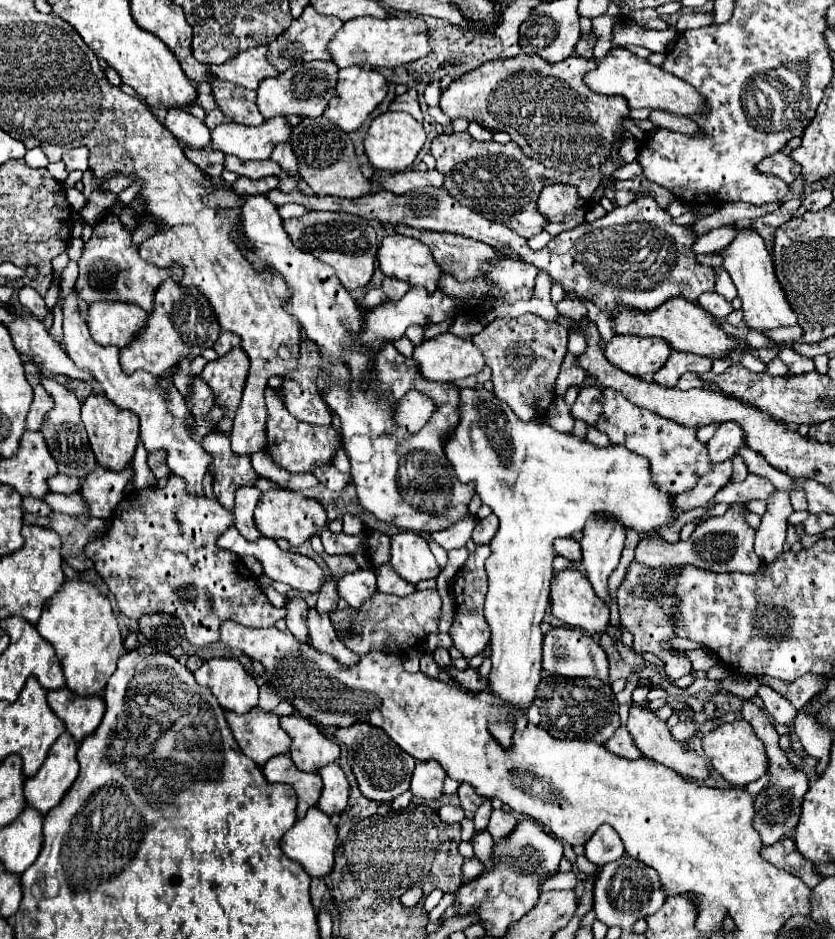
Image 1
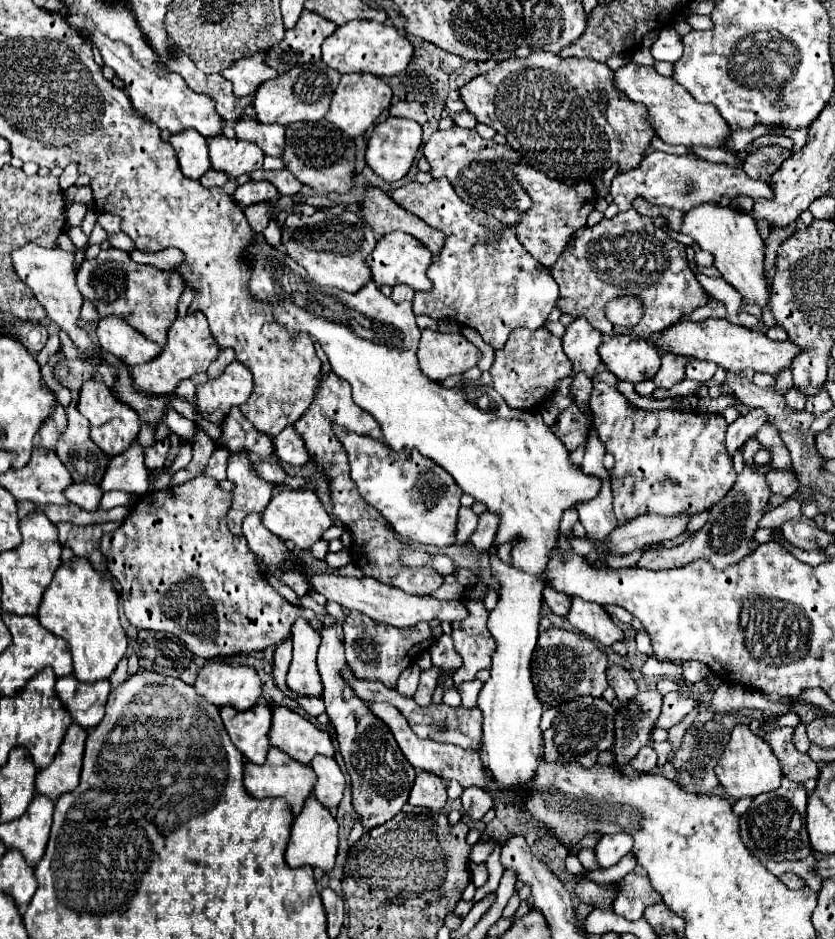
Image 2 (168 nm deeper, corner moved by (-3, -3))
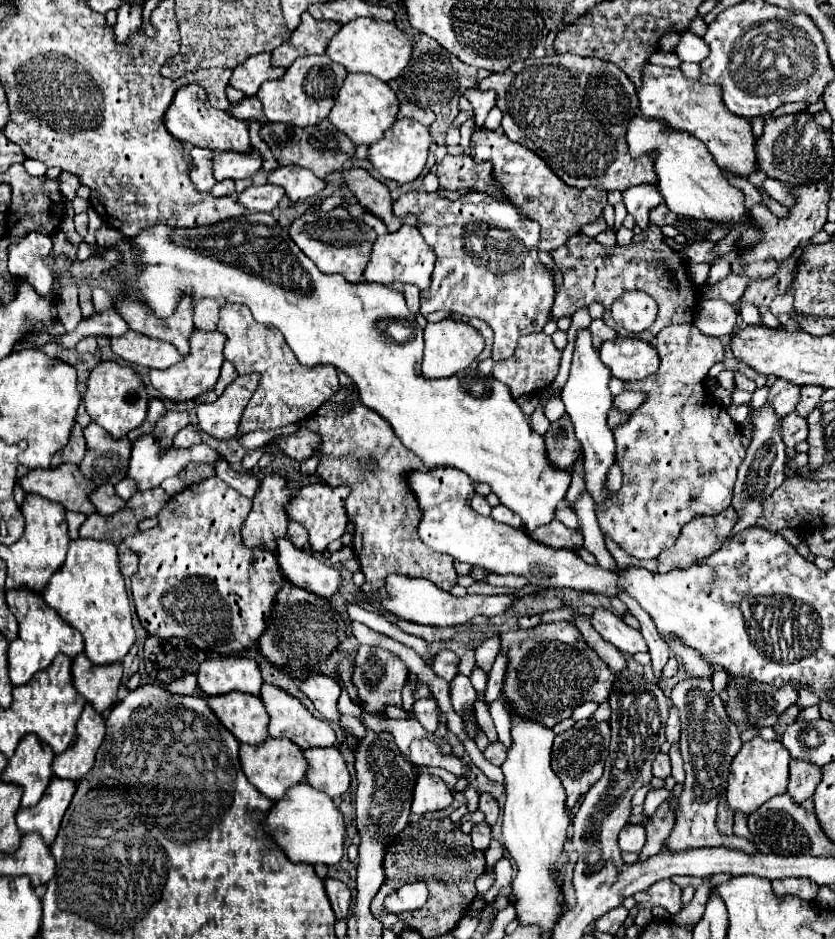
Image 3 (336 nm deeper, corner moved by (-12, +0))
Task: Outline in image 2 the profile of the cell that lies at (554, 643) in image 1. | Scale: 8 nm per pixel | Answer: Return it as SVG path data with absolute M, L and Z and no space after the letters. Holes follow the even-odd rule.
M550 628L540 632L532 658L532 678L538 690L538 698L544 704L556 706L582 694L602 696L602 692L608 688L606 670L608 656L584 634L574 634L562 628Z

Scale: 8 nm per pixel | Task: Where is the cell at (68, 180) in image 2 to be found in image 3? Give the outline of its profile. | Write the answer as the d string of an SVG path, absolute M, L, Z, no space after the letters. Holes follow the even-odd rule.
M61 173L61 175L57 177L57 181L59 181L59 191L61 191L61 195L63 195L67 201L73 201L73 199L75 199L75 193L77 193L77 189L79 189L79 179L77 179L75 175L71 175L71 173Z

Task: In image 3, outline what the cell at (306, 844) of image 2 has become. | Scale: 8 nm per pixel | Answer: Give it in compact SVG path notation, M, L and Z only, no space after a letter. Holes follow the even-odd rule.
M307 783L291 787L291 791L287 791L287 799L279 799L273 803L269 815L263 817L263 829L267 835L273 835L277 847L295 863L305 861L311 865L337 865L343 857L343 815L329 795L325 795L323 791L315 791Z

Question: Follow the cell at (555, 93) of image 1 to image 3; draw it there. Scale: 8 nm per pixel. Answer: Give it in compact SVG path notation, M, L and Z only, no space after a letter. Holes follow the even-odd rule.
M551 55L543 59L529 57L525 61L513 63L505 73L493 73L491 77L479 83L481 89L497 91L497 107L503 111L503 131L511 141L517 141L531 151L535 151L555 173L557 177L575 189L599 187L603 191L625 191L633 185L657 185L653 159L649 155L631 159L625 131L629 121L635 115L635 107L639 105L637 89L627 79L627 75L613 63L579 57L579 55Z

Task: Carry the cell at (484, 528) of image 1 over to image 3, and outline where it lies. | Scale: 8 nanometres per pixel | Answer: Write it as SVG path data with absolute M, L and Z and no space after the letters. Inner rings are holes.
M503 505L495 507L495 509L491 511L491 517L493 517L495 521L499 521L499 523L507 523L507 525L511 525L511 527L515 527L515 529L523 529L523 523L521 523L519 515L515 515L511 509L507 509L507 507L503 507Z

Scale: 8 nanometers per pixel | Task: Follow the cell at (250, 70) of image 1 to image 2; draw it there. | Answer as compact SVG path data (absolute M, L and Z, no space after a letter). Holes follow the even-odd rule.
M258 52L254 56L240 58L230 68L222 70L222 76L232 82L234 94L240 98L240 96L254 94L260 84L264 84L270 78L276 78L278 72L274 68L266 66L264 52Z

